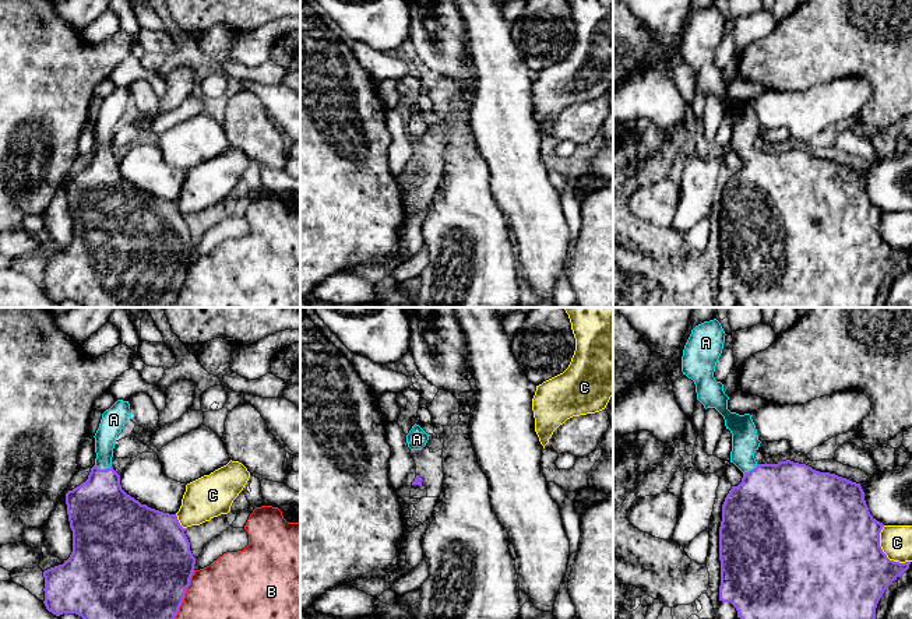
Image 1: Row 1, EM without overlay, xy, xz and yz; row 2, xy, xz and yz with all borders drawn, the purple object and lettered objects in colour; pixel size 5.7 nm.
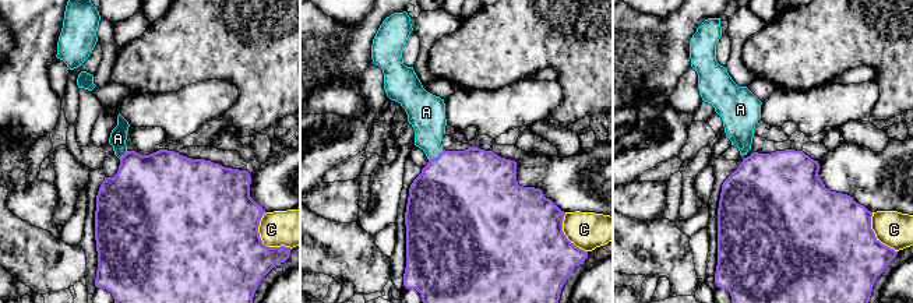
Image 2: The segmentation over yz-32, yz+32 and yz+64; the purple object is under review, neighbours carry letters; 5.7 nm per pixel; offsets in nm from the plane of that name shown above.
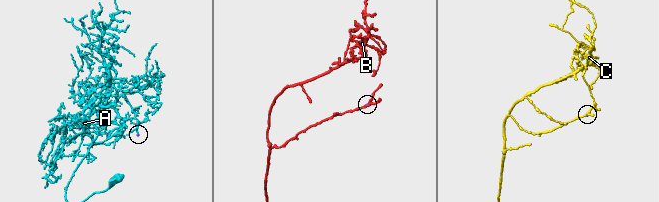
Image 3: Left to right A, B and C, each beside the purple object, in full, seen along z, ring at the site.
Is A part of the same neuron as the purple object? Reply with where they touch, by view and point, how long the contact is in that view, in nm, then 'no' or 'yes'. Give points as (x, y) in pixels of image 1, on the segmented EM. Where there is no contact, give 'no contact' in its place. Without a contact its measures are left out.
contact xy (104, 470); length 100 nm; yes

